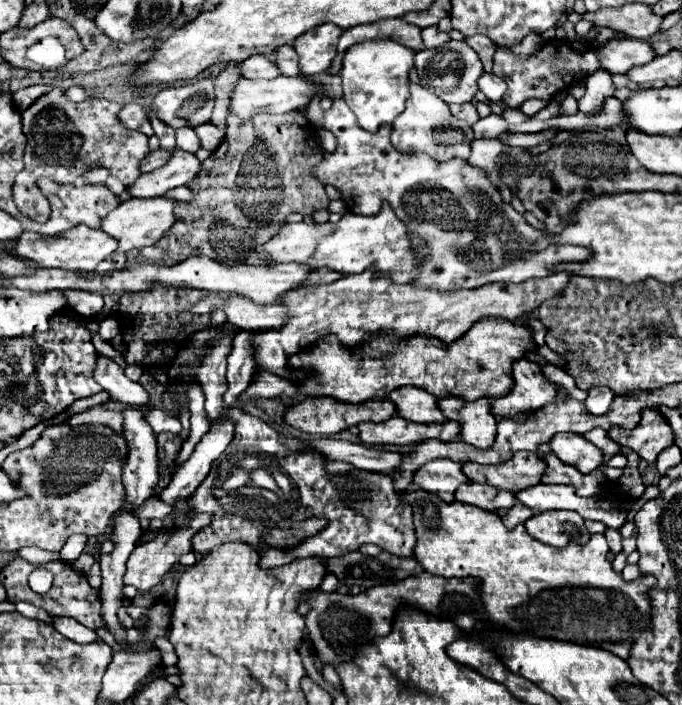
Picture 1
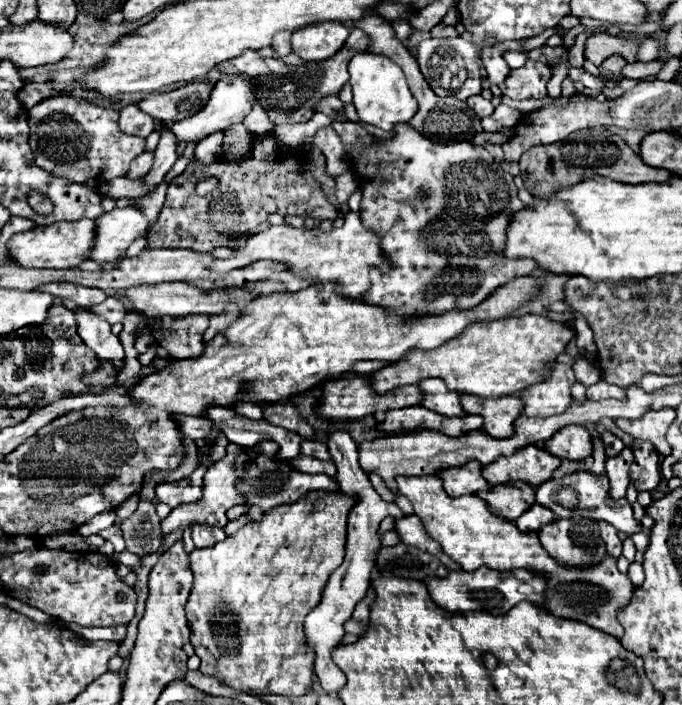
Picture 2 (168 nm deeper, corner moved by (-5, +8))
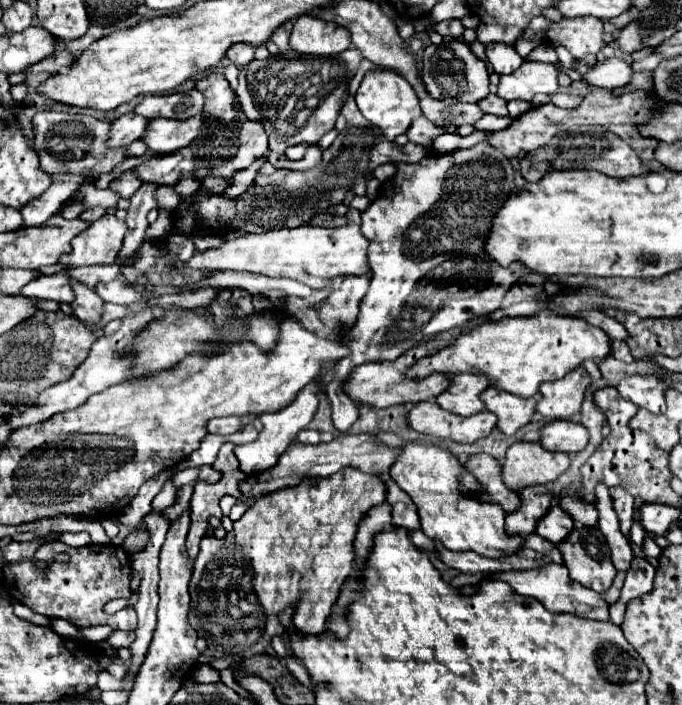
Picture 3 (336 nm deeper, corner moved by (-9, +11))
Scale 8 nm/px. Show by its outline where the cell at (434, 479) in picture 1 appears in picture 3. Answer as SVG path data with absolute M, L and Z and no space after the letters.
M487 453L471 455L467 465L465 465L465 469L471 471L479 479L483 489L489 493L489 501L499 503L505 513L513 513L513 511L519 509L521 497L519 497L519 493L511 491L503 483L501 465L499 465L499 461L493 455L487 455Z

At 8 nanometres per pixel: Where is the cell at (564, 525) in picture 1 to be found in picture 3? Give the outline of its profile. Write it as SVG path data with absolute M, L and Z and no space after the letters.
M575 527L571 535L557 545L573 581L587 589L603 593L611 587L617 569L611 563L609 547L599 529Z

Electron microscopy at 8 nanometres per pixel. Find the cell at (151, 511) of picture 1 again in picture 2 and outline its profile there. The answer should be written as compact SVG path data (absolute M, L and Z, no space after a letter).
M199 466L193 476L179 480L179 482L163 482L155 486L155 494L159 502L169 504L171 508L185 504L185 502L193 502L201 498L201 486L203 486L203 474L205 474L205 466Z

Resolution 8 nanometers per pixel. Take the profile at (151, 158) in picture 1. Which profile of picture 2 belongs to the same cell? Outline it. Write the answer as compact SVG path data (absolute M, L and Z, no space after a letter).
M143 152L141 156L137 156L127 172L127 178L141 178L149 172L149 168L153 166L153 152Z

